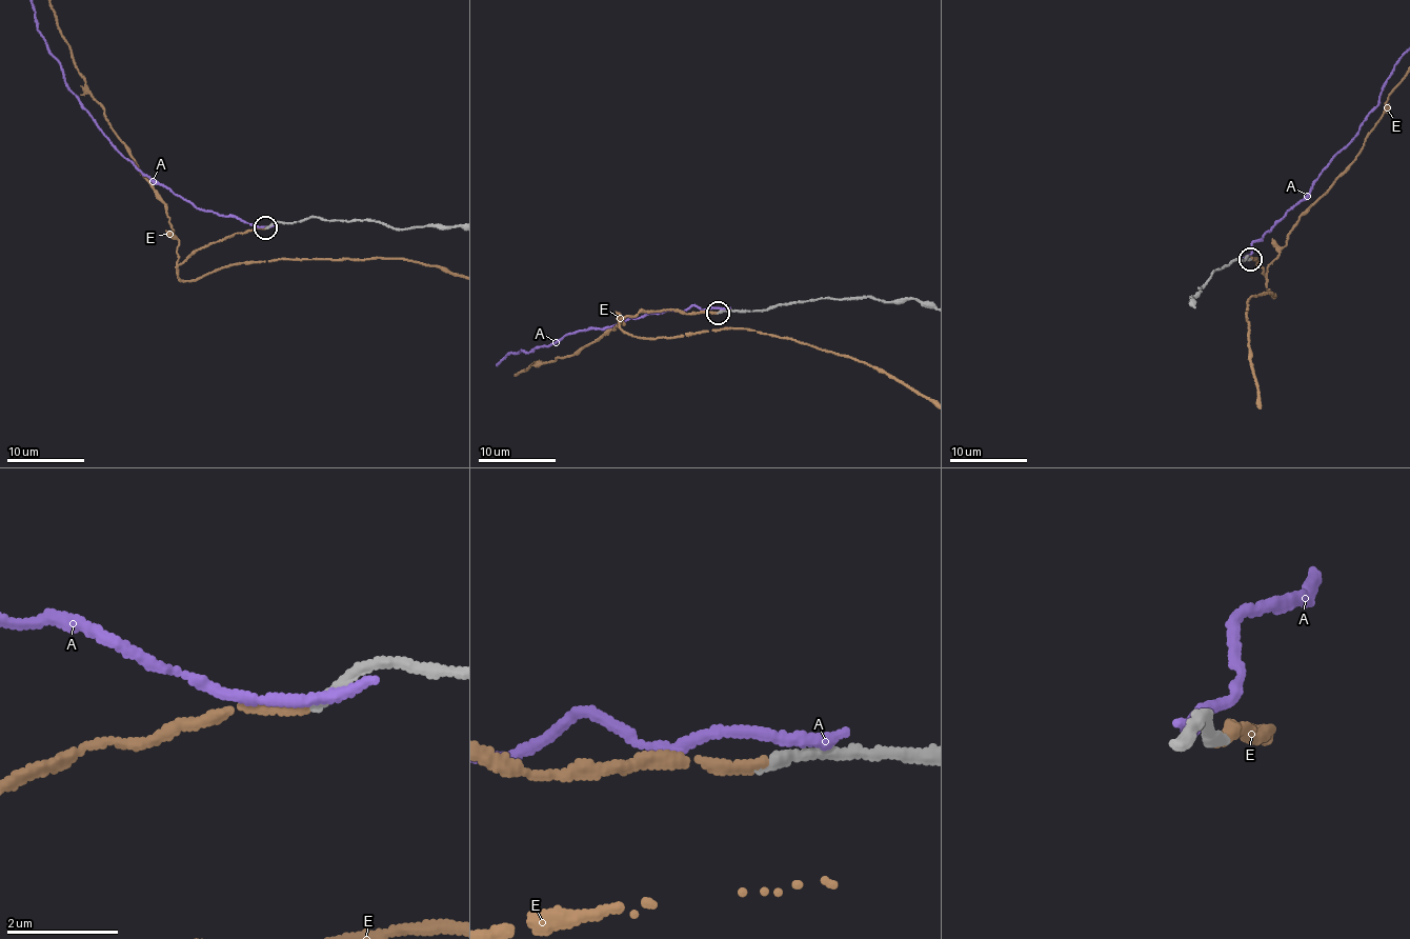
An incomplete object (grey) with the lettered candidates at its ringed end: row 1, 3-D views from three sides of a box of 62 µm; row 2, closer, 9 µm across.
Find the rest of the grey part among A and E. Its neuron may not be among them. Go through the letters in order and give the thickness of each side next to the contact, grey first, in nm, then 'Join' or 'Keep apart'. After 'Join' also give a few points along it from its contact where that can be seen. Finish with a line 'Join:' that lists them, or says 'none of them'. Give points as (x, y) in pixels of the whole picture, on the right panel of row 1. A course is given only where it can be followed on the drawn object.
A: Thickness 240 nm (grey) against 260 nm. Keep apart
E: Thickness 200 nm (grey) against 200 nm. Join
Join: E

